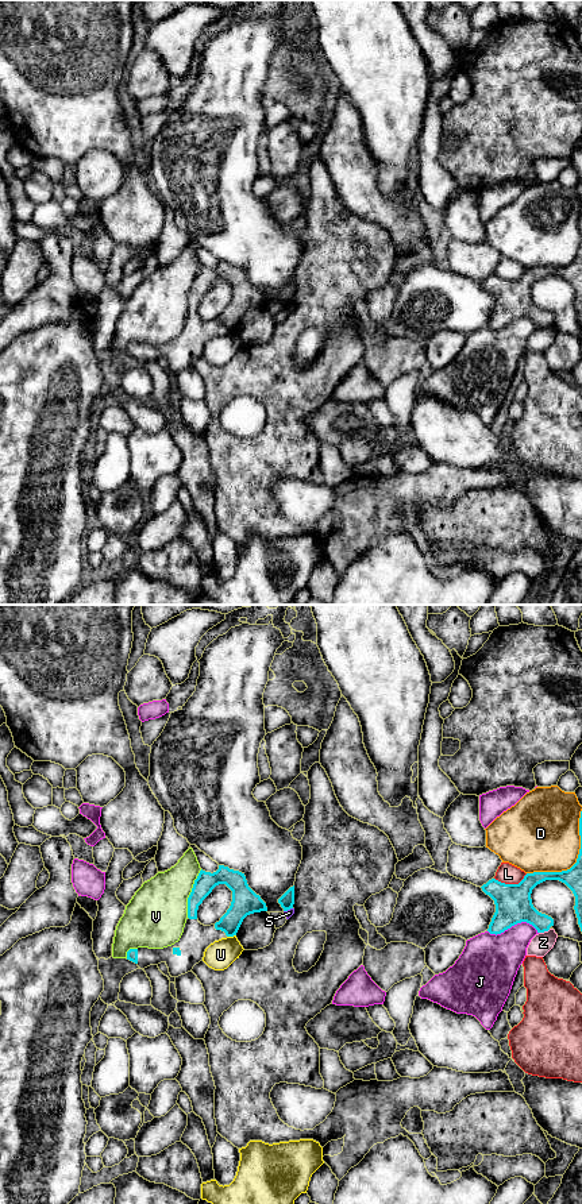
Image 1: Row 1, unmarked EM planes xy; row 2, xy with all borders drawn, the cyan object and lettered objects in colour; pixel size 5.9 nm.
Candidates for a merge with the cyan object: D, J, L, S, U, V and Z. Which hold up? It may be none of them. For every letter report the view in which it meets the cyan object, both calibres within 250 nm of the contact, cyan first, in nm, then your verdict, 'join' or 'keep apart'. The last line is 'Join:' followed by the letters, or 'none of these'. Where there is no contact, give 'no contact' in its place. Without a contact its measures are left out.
D: xy | 110/440 nm | keep apart
J: xy | 220/320 nm | keep apart
L: xy | 220/120 nm | keep apart
S: xy | 90/50 nm | keep apart
U: xy | 160/170 nm | keep apart
V: xy | 120/360 nm | keep apart
Z: xy | 220/120 nm | keep apart
Join: none of these

